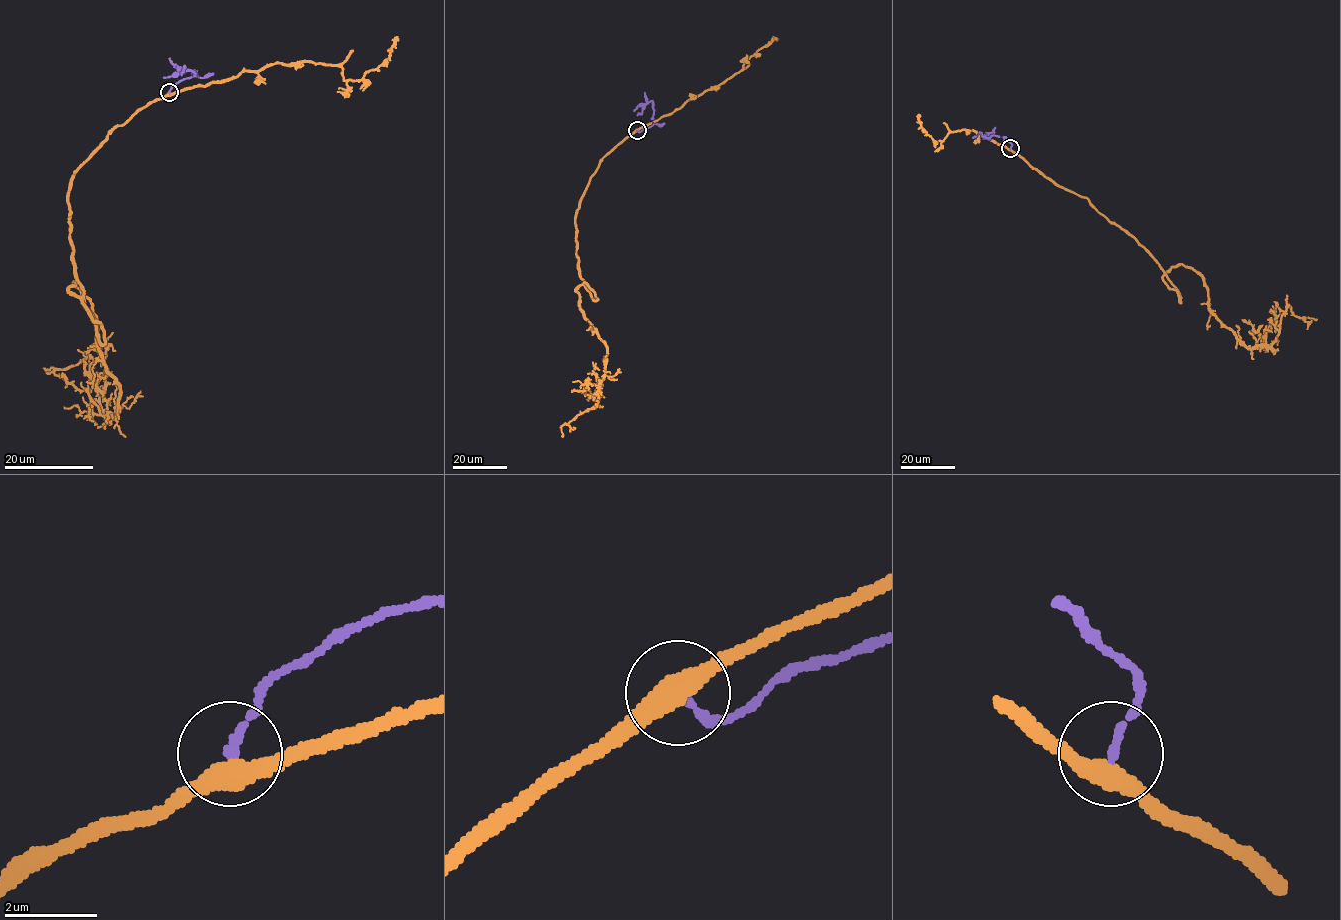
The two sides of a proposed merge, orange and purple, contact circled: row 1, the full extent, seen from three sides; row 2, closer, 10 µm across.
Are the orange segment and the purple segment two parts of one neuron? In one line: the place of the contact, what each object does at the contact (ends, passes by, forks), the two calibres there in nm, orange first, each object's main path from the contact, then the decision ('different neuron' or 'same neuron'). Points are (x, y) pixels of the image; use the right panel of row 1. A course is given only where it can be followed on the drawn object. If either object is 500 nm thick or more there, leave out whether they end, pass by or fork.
(1010, 148) | orange passes by | purple ends | 440/170 nm | orange via (1010, 148), (1085, 197), (1164, 273), (1196, 271), (1209, 310), (1248, 348), (1271, 345), (1289, 305), (1317, 319) | purple via (1010, 148), (1012, 144), (1005, 138), (982, 136), (992, 132), (995, 127) | different neuron

